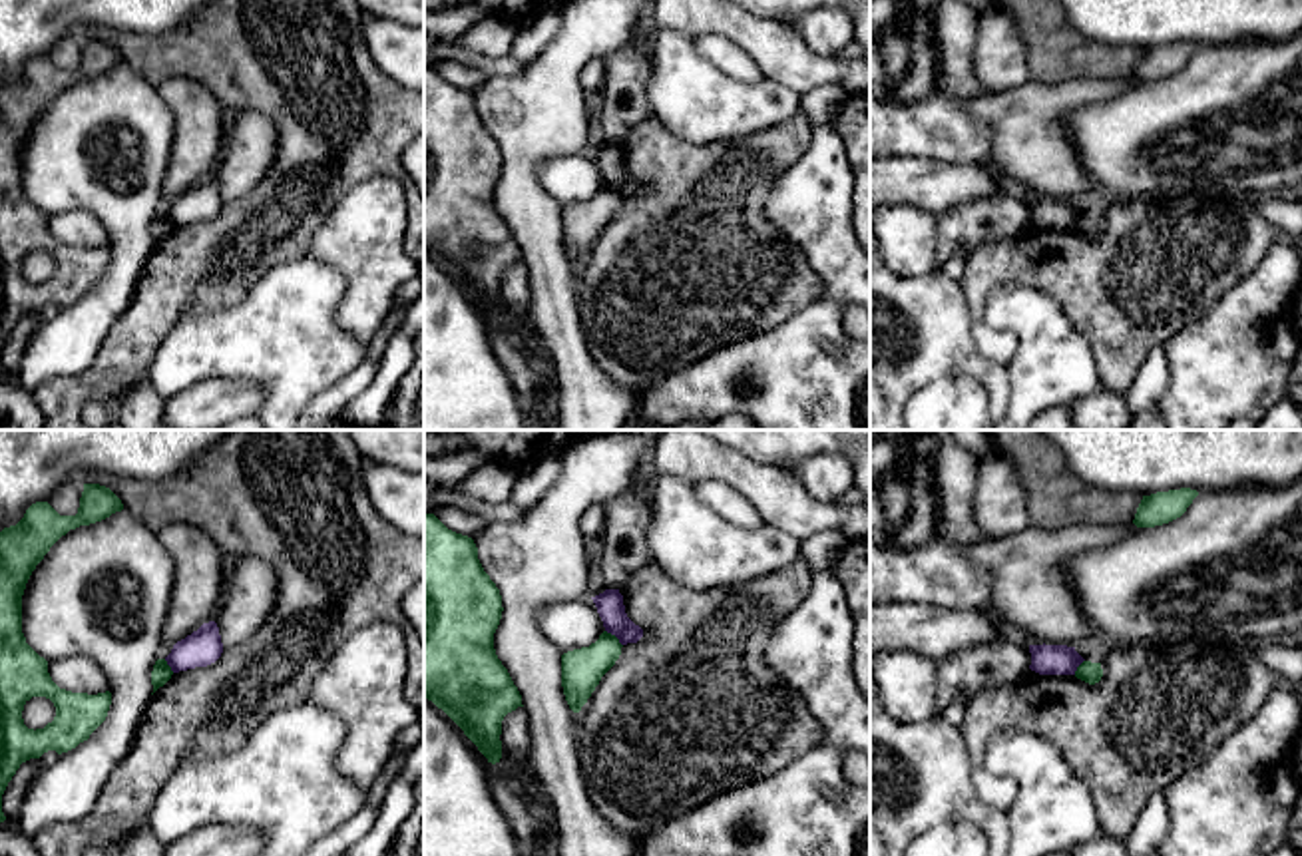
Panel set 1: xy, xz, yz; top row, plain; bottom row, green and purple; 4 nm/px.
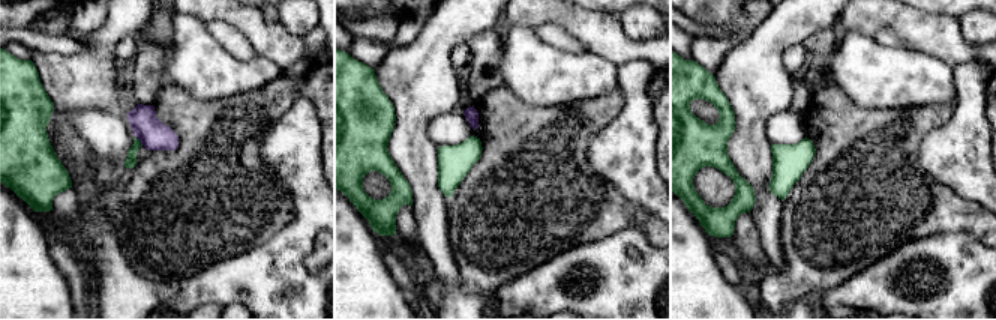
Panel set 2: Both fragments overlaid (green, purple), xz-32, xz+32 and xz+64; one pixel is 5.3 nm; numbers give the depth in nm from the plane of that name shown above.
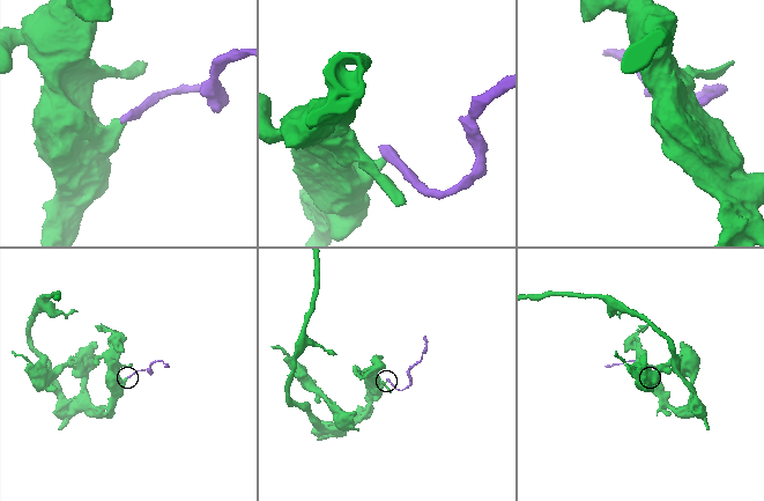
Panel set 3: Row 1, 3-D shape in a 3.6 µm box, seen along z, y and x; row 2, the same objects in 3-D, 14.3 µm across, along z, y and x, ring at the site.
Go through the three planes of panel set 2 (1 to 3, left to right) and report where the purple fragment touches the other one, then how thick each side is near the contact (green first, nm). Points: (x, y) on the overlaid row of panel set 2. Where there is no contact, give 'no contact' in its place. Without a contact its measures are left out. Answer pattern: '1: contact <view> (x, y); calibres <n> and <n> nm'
1: contact xz-32 (138, 140); calibres 60 and 160 nm
2: no contact
3: no contact

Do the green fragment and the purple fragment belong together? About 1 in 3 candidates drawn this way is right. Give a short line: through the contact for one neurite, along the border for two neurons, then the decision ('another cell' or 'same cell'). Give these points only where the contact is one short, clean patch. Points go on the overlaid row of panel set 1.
line xz (606, 630), (622, 645); another cell

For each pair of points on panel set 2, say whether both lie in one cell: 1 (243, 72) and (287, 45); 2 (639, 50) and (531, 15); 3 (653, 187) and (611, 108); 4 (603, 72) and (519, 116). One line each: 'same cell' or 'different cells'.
1: different cells
2: same cell
3: different cells
4: different cells

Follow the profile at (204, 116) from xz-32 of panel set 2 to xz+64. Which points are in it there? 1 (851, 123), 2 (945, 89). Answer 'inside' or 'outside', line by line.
1: inside
2: outside

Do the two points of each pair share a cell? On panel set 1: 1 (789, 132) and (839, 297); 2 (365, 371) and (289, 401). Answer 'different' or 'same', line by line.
1: different
2: different

